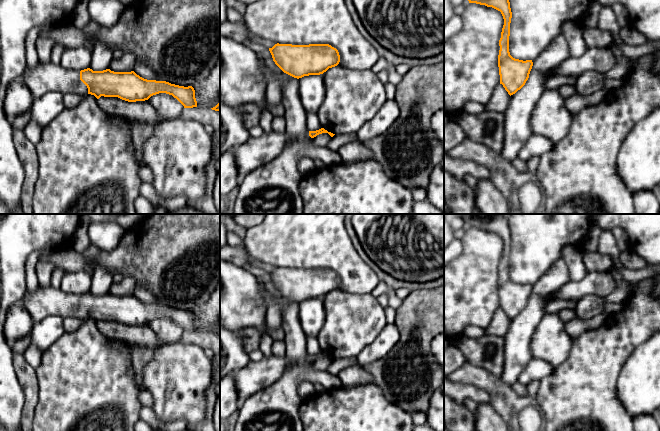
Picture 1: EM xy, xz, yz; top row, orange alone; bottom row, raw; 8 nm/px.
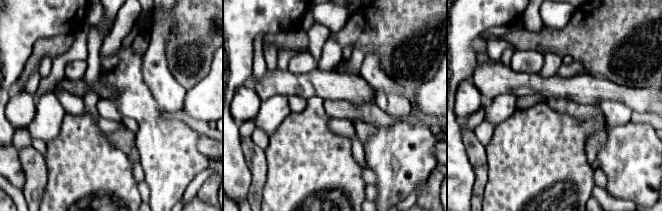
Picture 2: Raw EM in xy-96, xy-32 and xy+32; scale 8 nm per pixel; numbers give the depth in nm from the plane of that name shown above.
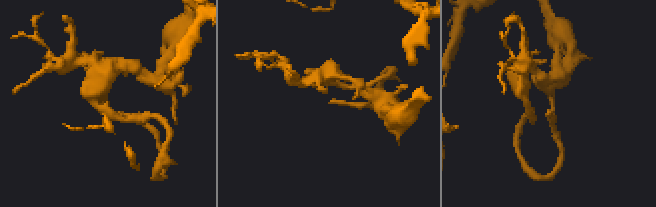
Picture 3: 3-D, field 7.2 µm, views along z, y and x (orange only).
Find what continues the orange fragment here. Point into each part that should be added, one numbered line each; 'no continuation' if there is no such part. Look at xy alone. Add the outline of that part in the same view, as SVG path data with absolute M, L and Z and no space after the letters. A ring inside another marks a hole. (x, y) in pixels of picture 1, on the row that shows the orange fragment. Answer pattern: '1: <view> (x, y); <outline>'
1: xy (47, 77); M51 61L39 62L33 69L26 66L22 76L34 100L49 92L88 94L87 86L80 80L80 71L65 69Z

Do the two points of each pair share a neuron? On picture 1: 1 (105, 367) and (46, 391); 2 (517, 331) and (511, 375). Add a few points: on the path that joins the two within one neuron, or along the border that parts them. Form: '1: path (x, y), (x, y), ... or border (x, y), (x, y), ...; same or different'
1: path (90, 375), (74, 391), (61, 391); same
2: path (517, 342), (517, 355), (511, 364); same

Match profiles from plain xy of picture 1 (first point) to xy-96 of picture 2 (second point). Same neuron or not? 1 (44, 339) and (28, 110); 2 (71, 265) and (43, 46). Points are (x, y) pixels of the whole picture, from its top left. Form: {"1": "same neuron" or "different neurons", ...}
{"1": "different neurons", "2": "same neuron"}

